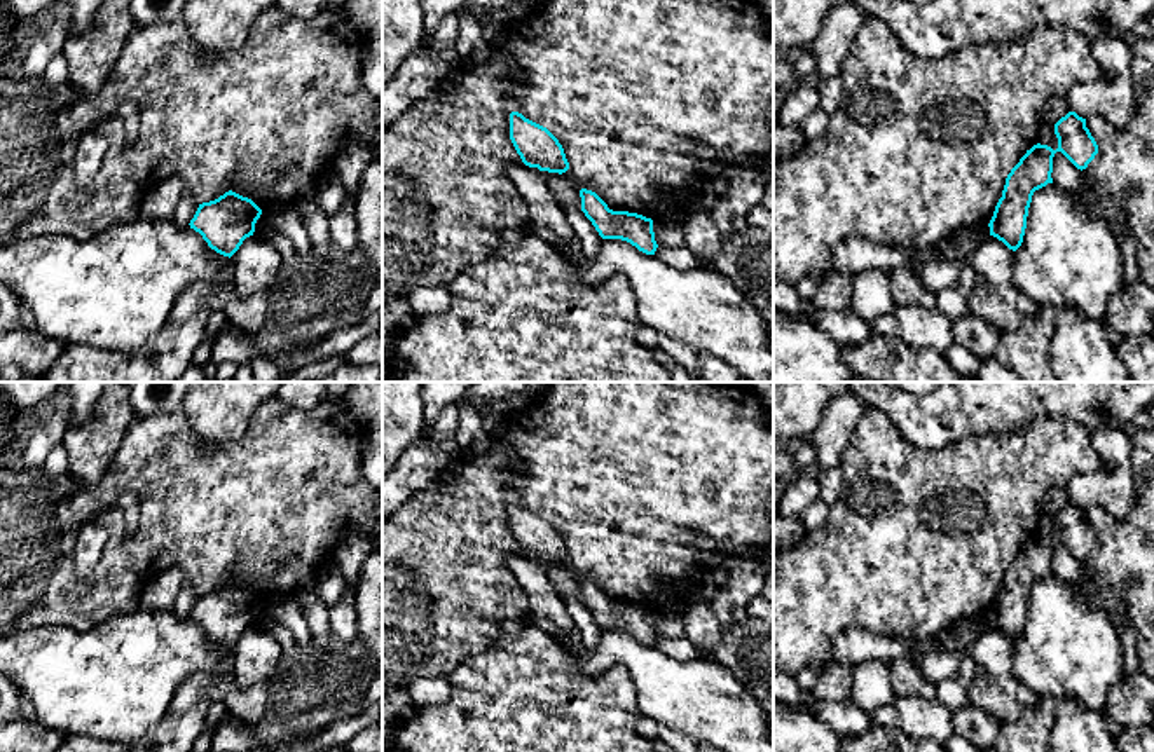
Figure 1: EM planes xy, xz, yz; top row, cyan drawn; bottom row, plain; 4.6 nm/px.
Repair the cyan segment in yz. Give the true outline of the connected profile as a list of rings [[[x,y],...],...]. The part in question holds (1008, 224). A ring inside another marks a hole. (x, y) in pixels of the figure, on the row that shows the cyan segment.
[[[1068,112],[1054,124],[1058,148],[1034,145],[1006,178],[1002,197],[988,223],[990,236],[1016,251],[1025,236],[1028,208],[1035,190],[1053,183],[1053,157],[1061,152],[1077,169],[1086,169],[1098,154],[1098,145],[1086,127],[1086,119]]]

